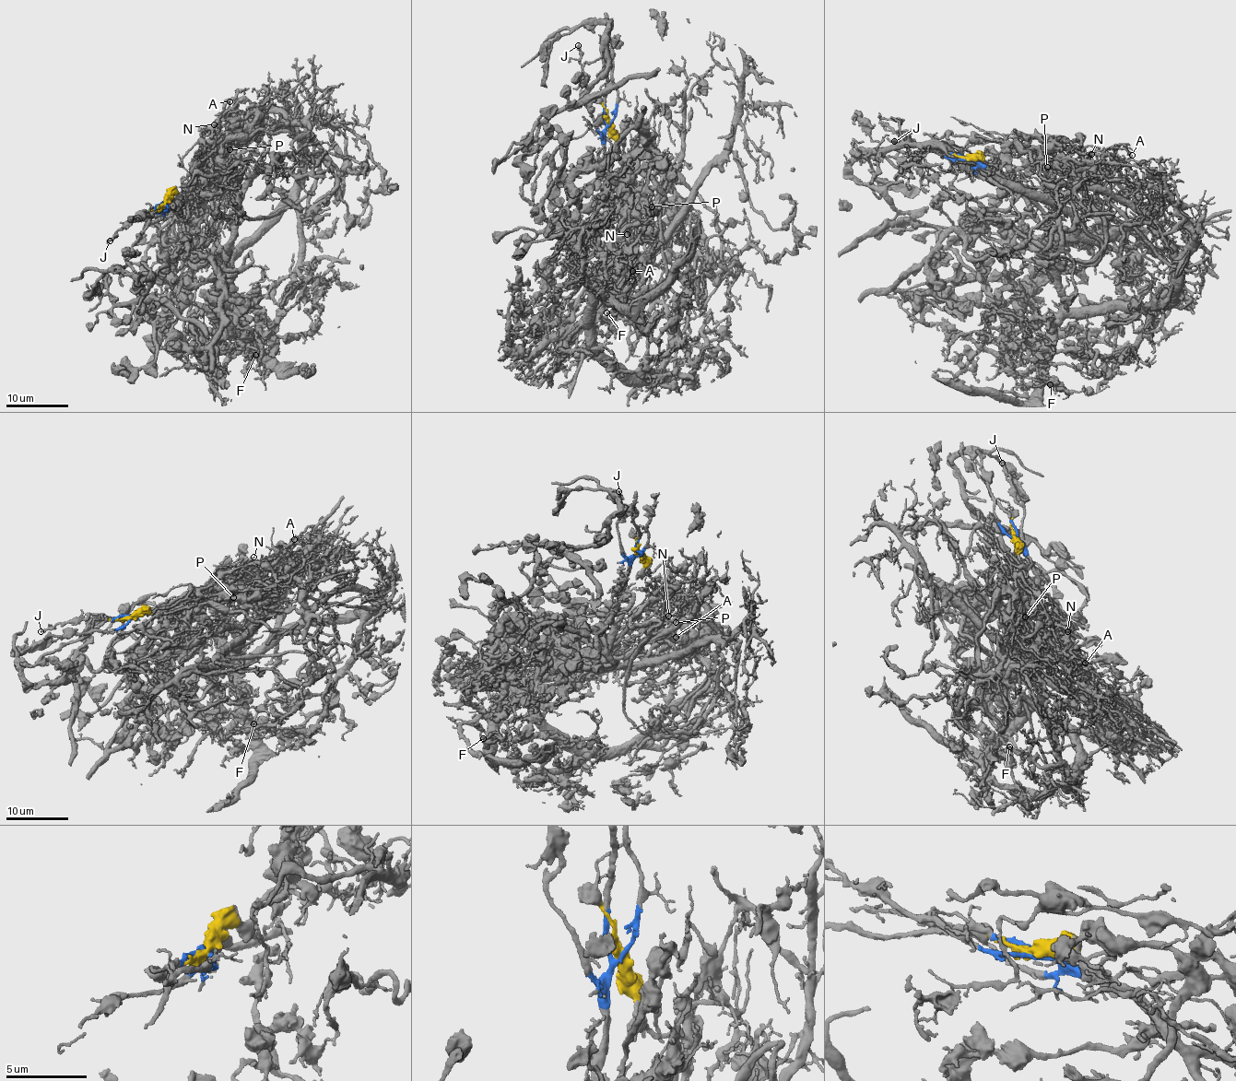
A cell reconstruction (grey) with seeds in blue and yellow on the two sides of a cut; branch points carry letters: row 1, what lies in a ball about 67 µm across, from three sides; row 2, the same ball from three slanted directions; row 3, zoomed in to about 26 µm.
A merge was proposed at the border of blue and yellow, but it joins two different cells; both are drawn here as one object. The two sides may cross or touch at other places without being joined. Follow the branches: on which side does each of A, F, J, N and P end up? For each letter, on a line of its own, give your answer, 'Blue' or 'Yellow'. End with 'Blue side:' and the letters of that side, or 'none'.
A: Yellow
F: Blue
J: Blue
N: Yellow
P: Yellow
Blue side: F, J

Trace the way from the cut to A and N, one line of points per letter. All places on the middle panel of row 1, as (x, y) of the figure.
A: (609, 123), (618, 149), (634, 157), (627, 207), (648, 244), (648, 258), (631, 271)
N: (609, 123), (618, 149), (634, 157), (630, 186), (624, 204), (628, 210), (627, 234)

